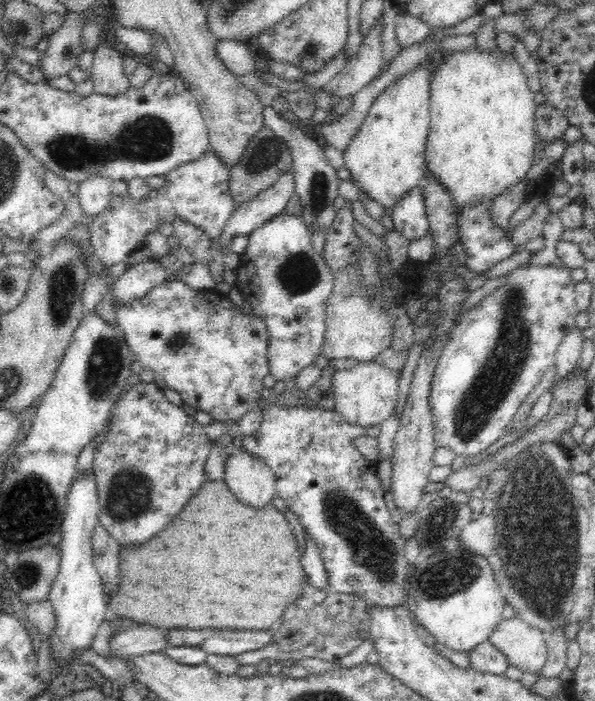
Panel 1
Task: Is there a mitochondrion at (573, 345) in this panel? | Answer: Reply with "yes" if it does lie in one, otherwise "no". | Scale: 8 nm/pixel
no

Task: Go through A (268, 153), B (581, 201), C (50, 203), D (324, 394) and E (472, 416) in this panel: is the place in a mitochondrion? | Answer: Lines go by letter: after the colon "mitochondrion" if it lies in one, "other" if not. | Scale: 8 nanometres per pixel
A: mitochondrion
B: other
C: other
D: other
E: mitochondrion

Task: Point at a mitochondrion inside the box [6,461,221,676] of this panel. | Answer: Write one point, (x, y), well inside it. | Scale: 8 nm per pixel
(35, 505)

